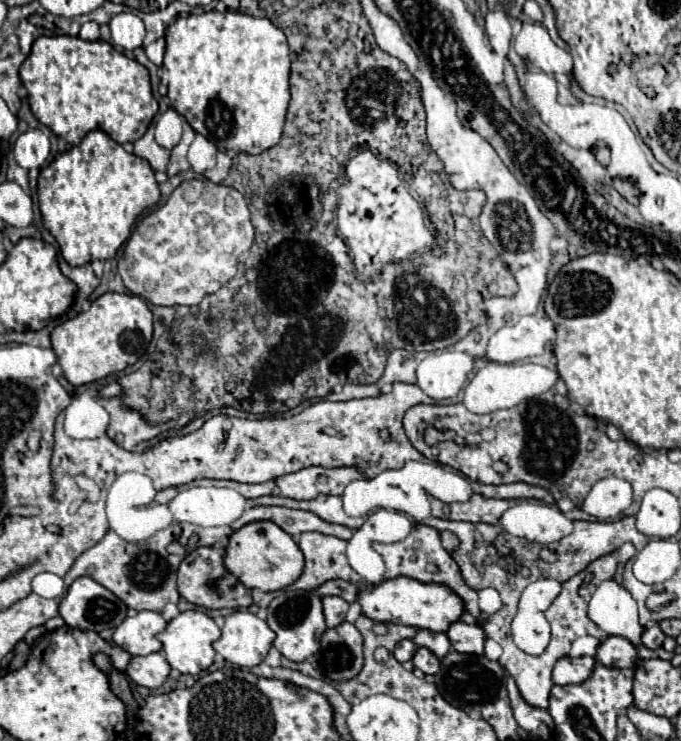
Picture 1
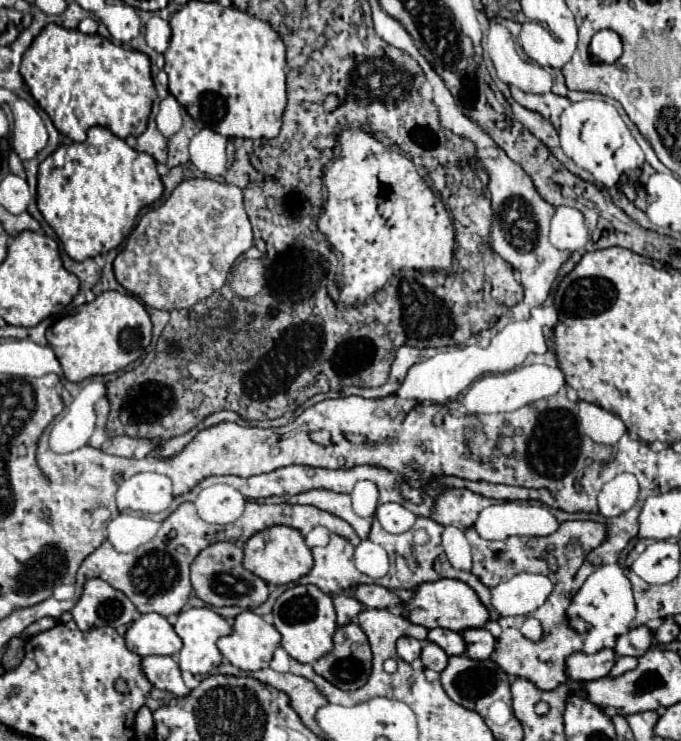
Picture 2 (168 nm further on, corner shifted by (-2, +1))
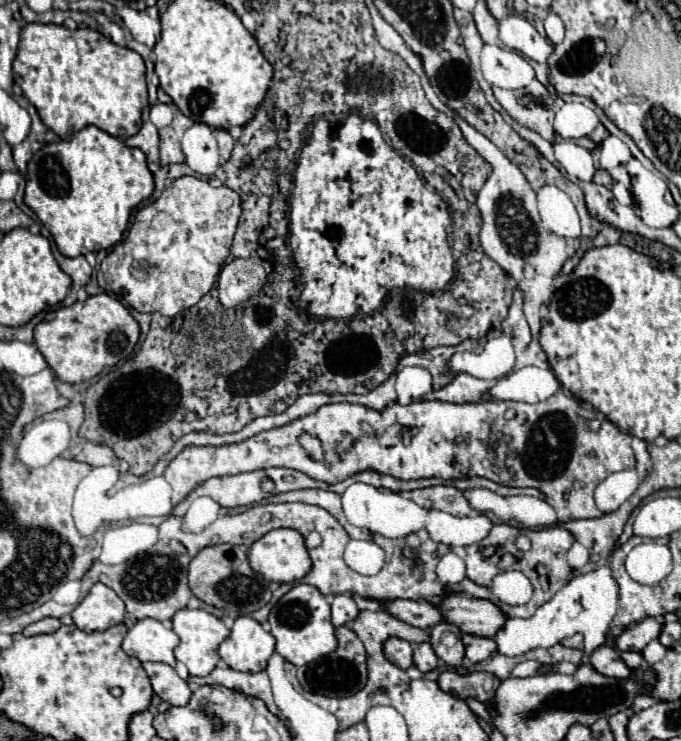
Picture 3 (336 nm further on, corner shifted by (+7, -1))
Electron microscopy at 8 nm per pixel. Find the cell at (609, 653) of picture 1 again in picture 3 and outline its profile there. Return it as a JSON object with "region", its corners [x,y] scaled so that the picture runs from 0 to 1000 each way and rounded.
{"region":[[[946,835],[940,841],[931,841],[913,852],[913,857],[905,862],[907,879],[943,879],[957,862],[966,862],[969,857],[969,838],[966,835]]]}

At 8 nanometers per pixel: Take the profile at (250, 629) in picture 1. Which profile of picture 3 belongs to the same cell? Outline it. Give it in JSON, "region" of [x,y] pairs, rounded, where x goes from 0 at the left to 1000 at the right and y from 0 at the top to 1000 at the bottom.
{"region":[[[352,830],[344,838],[338,860],[323,868],[320,881],[344,906],[385,906],[402,881],[402,868],[405,862],[376,835]]]}

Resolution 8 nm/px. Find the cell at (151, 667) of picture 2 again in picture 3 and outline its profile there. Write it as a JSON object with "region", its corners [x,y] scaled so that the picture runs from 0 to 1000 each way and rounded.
{"region":[[[209,895],[220,914],[226,935],[250,951],[273,951],[279,943],[276,922],[267,919],[258,906],[244,895]]]}

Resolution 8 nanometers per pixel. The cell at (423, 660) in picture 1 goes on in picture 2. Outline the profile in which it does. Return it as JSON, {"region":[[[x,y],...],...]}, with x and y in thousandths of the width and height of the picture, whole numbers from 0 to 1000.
{"region":[[[624,868],[621,870],[621,881],[618,881],[618,892],[621,892],[621,900],[627,903],[636,903],[636,906],[651,906],[656,900],[656,881],[639,870],[639,868]]]}

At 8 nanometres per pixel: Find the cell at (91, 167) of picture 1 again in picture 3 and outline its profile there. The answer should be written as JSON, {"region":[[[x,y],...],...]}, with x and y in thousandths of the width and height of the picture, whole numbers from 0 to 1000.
{"region":[[[132,169],[103,190],[70,193],[50,206],[41,220],[35,274],[76,314],[85,339],[97,347],[115,347],[167,333],[179,323],[194,285],[223,258],[226,242],[214,225],[214,209]]]}

